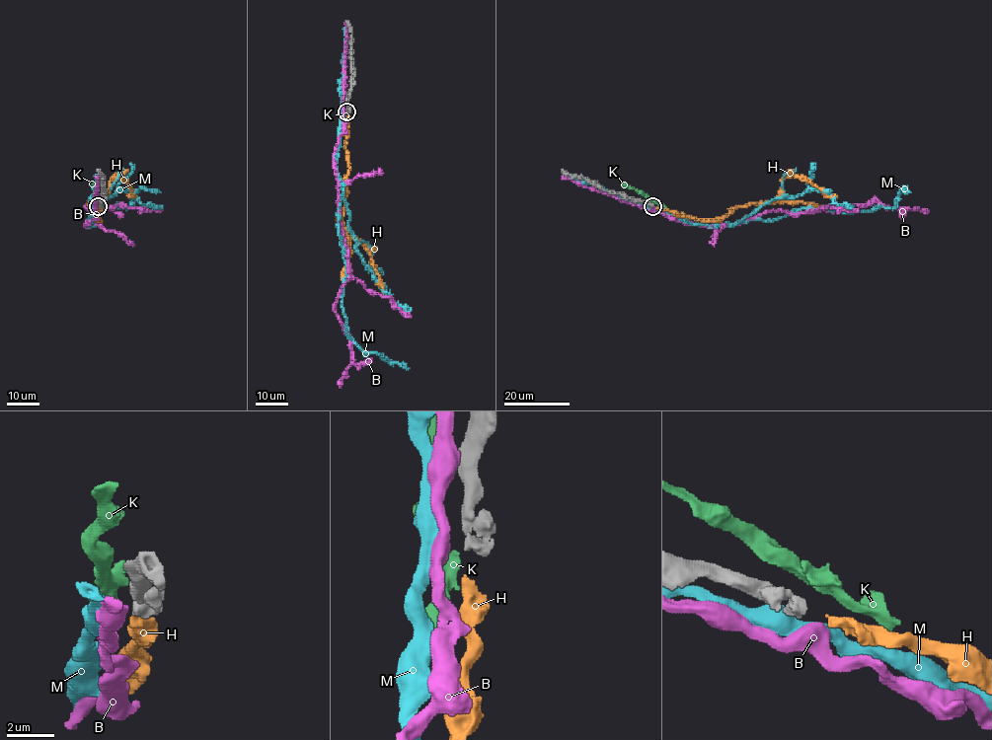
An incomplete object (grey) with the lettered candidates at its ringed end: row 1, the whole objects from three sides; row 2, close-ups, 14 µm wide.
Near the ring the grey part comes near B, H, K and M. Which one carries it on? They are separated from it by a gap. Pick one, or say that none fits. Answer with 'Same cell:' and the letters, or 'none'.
Same cell: H

